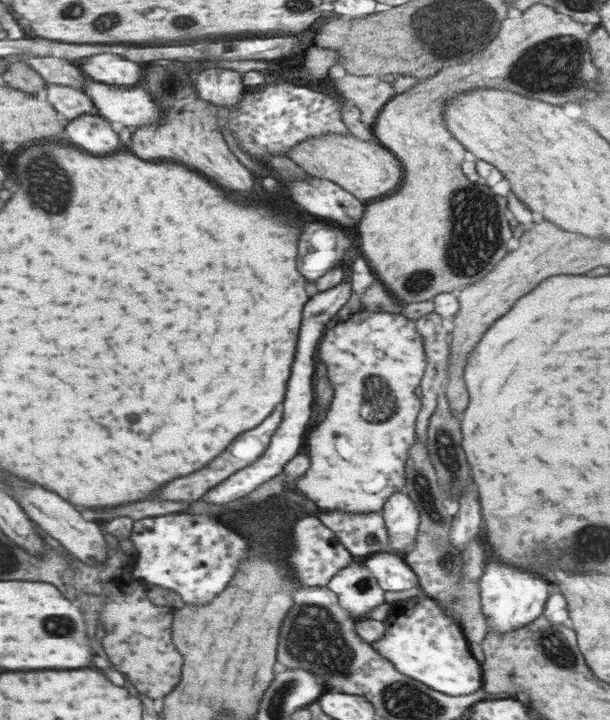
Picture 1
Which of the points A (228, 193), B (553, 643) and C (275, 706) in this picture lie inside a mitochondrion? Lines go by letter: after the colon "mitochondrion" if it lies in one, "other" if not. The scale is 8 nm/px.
A: other
B: mitochondrion
C: mitochondrion

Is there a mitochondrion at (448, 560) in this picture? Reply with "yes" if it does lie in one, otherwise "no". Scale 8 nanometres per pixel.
yes

